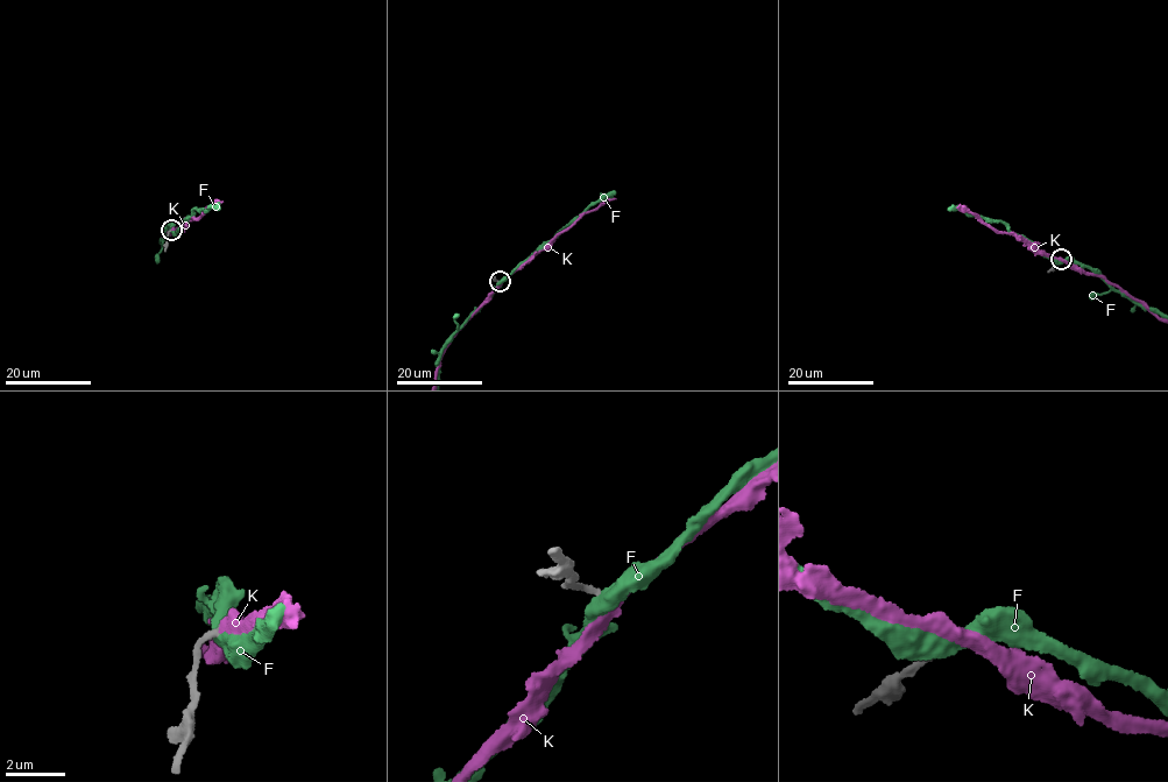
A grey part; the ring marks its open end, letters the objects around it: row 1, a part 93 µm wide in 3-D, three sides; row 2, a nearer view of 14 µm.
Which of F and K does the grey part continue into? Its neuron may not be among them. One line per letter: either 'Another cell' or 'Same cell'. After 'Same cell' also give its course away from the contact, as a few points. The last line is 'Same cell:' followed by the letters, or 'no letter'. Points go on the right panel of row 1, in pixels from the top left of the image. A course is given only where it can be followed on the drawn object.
F: Another cell
K: Same cell
Same cell: K

